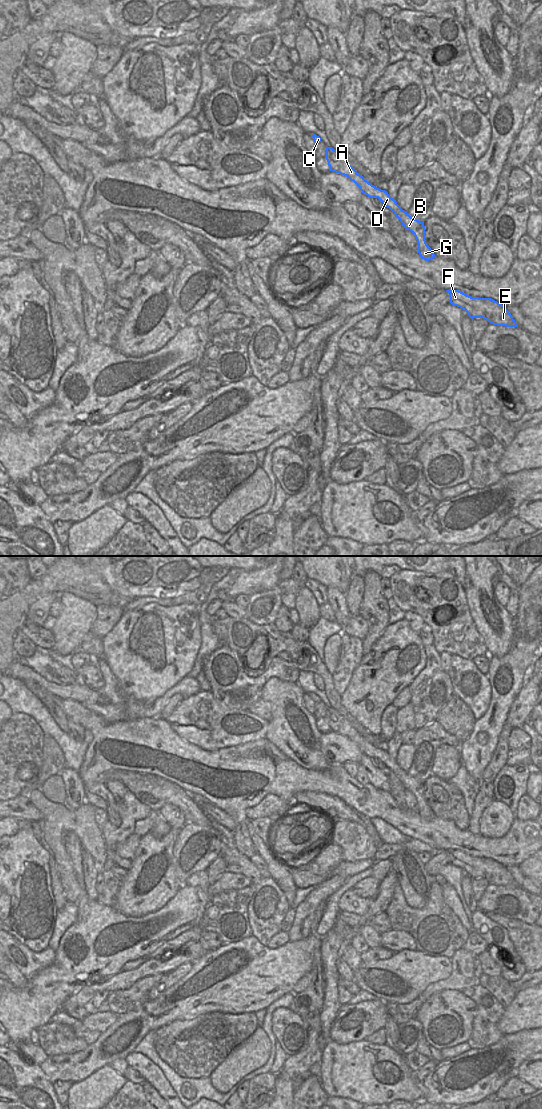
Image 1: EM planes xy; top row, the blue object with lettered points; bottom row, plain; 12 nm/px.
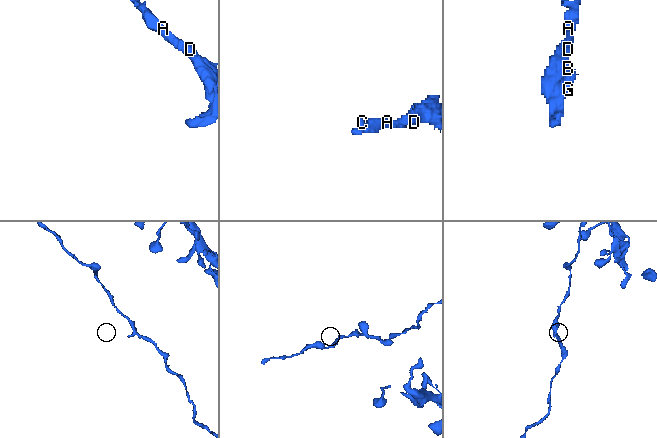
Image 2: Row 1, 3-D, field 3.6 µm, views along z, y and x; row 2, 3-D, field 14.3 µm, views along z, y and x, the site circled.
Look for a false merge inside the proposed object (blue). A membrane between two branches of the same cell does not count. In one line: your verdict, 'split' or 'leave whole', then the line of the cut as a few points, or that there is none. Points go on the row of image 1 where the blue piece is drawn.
leave whole; no cut

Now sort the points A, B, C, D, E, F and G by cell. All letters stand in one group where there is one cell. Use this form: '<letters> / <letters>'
A B C D E F G

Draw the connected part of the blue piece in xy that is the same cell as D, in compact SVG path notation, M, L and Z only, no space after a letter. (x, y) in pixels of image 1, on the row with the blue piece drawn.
M332 147L326 148L325 158L330 167L330 171L348 177L360 188L363 194L369 198L378 198L395 214L405 230L409 230L414 234L418 244L418 253L422 259L429 261L435 257L435 254L425 240L424 222L411 217L406 211L402 210L396 200L389 196L387 191L381 190L365 180L363 176L358 174L350 163Z

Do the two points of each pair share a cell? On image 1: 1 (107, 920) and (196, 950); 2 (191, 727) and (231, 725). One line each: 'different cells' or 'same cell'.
1: different cells
2: same cell

